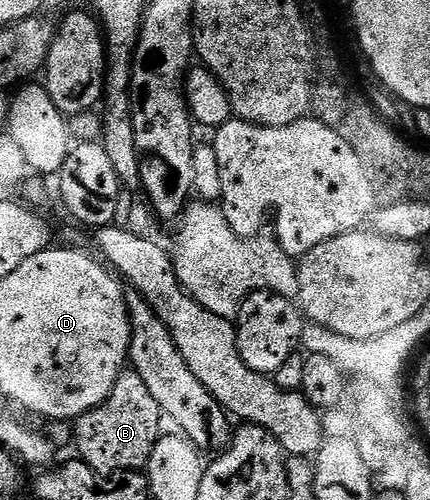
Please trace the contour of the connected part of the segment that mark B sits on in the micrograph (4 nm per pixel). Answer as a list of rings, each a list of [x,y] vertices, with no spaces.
[[[131,369],[122,370],[107,398],[75,421],[71,435],[75,443],[77,439],[76,454],[91,469],[104,475],[144,468],[162,434],[161,419],[159,401],[151,397],[143,377]]]

